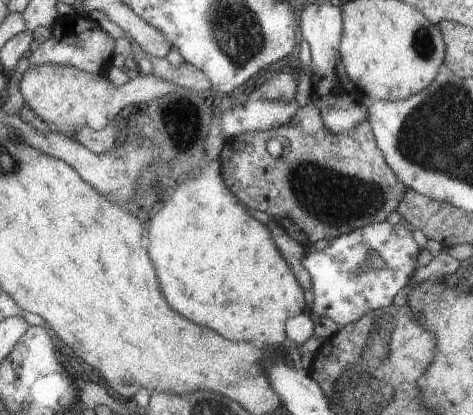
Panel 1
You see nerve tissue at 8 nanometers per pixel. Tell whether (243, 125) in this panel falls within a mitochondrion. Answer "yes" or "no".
no

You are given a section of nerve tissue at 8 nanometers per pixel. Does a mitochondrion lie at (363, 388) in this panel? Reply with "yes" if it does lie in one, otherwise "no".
yes

